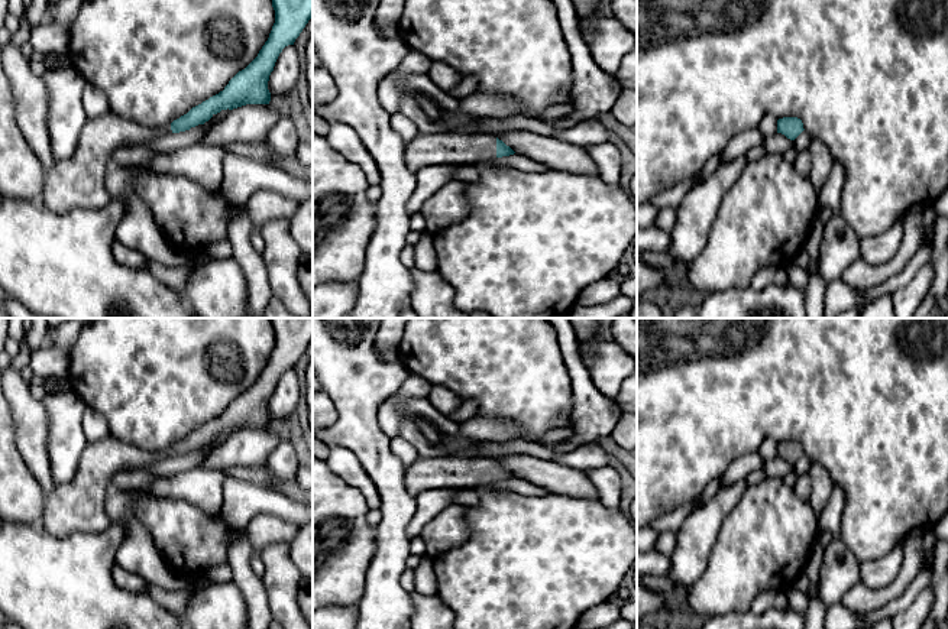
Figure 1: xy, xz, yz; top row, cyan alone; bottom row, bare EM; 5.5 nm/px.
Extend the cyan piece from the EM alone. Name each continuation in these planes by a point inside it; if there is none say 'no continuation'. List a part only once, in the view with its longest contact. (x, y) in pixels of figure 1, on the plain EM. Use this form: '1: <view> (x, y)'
1: xz (426, 473)

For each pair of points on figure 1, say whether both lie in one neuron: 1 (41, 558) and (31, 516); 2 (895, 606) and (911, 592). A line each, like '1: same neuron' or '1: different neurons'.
1: different neurons
2: same neuron

